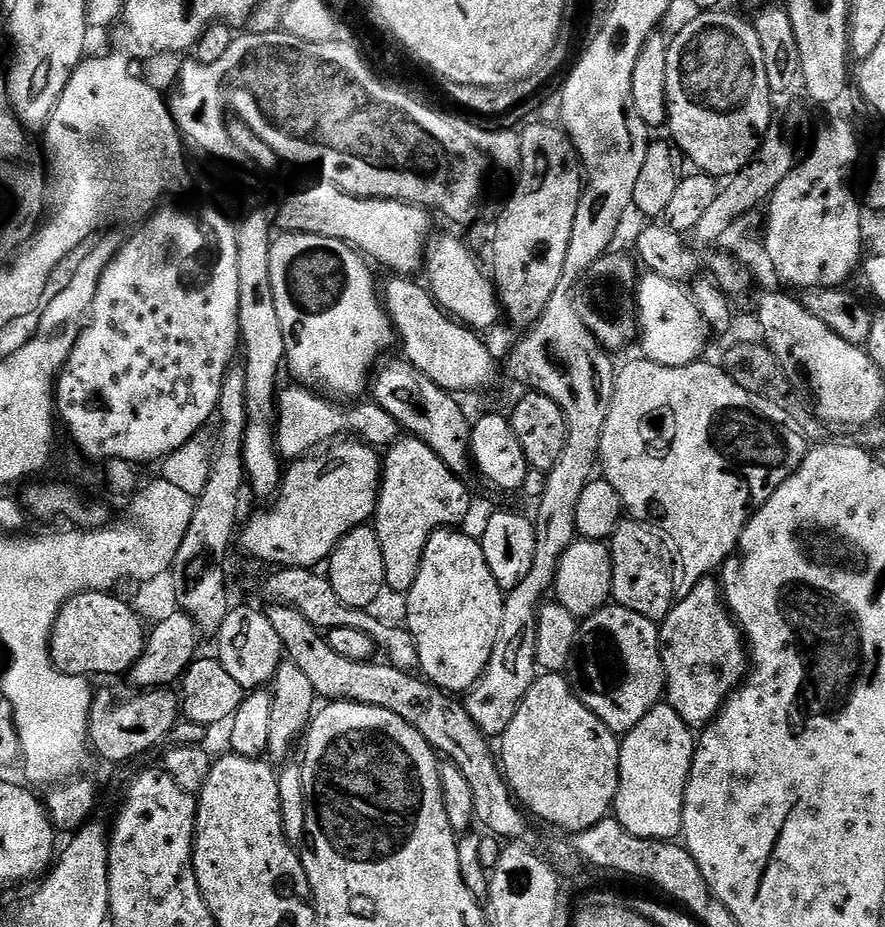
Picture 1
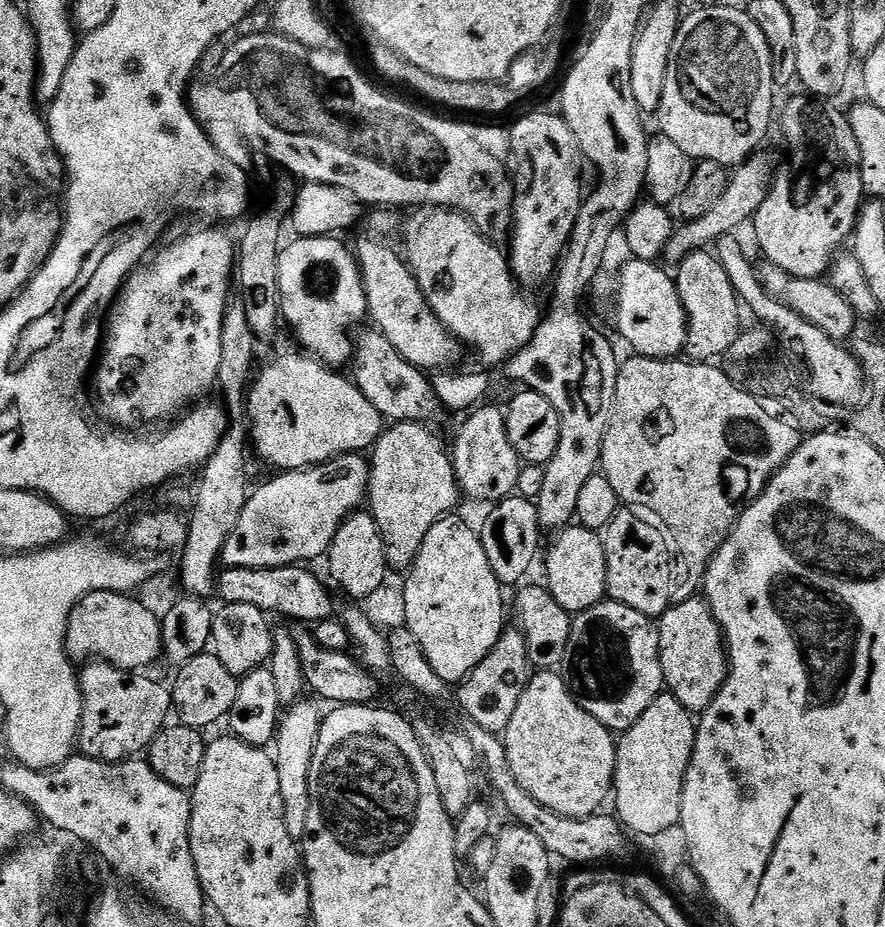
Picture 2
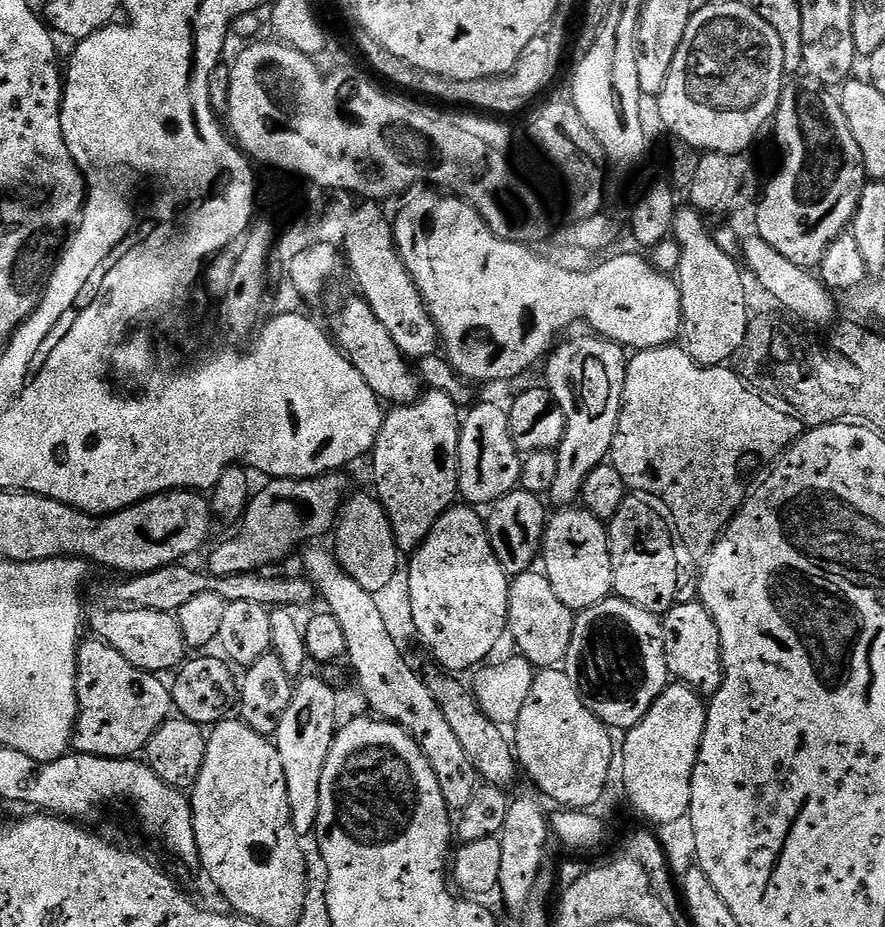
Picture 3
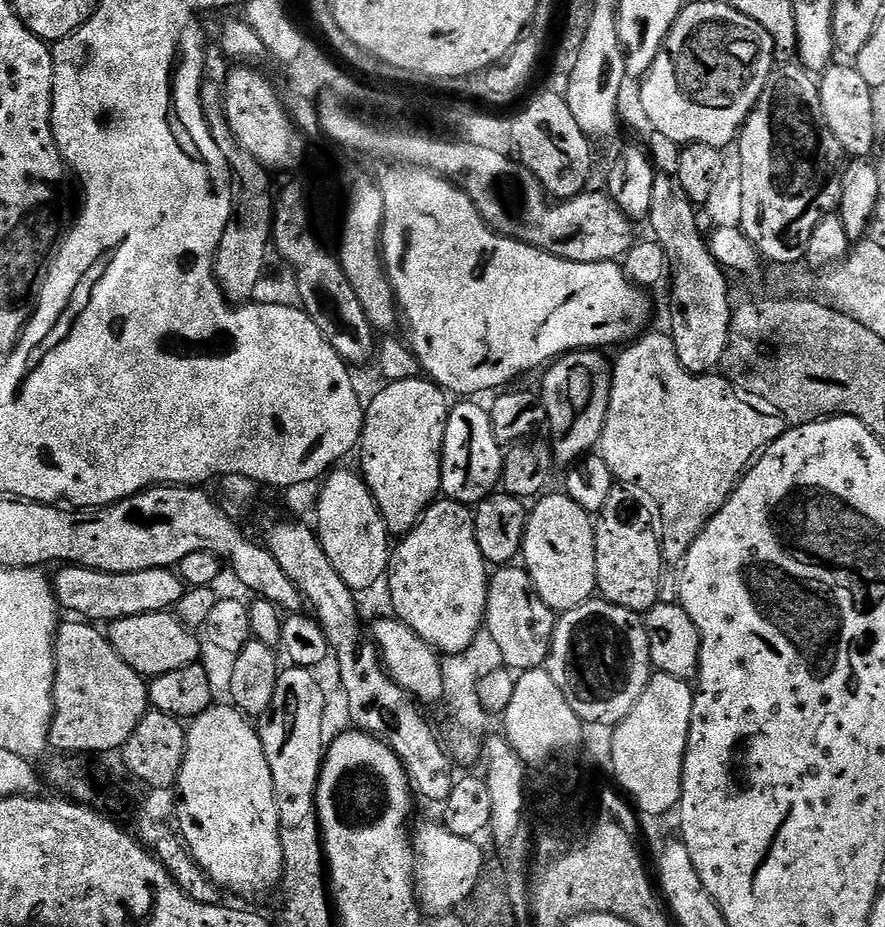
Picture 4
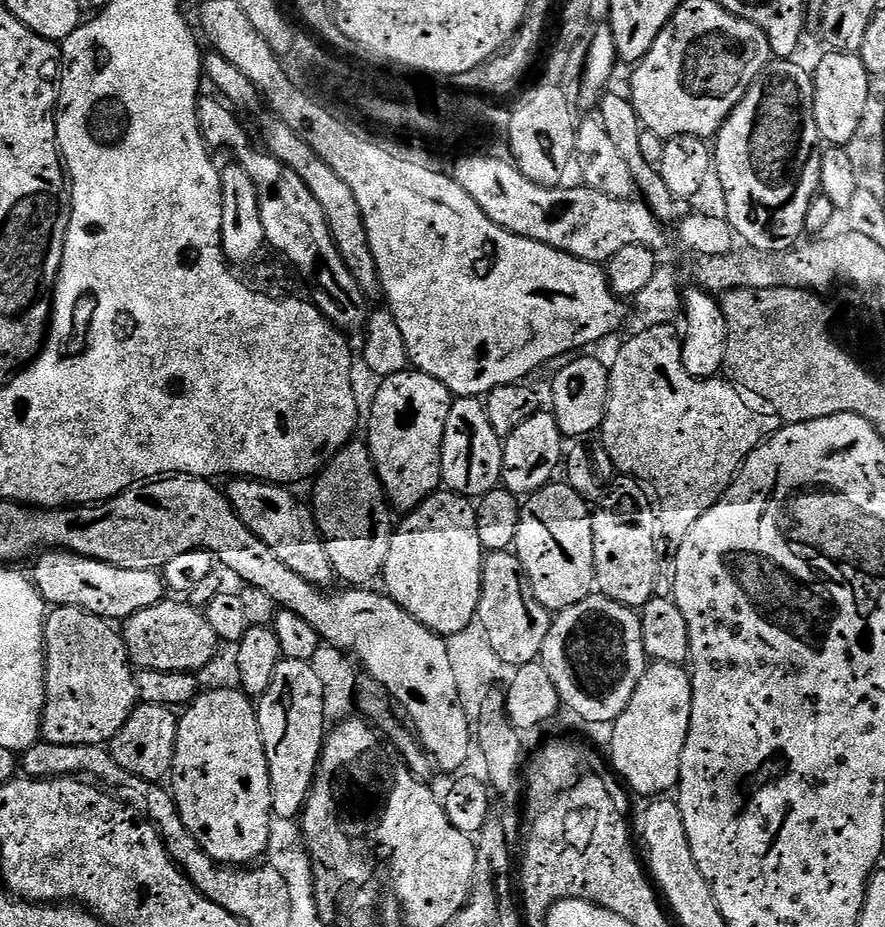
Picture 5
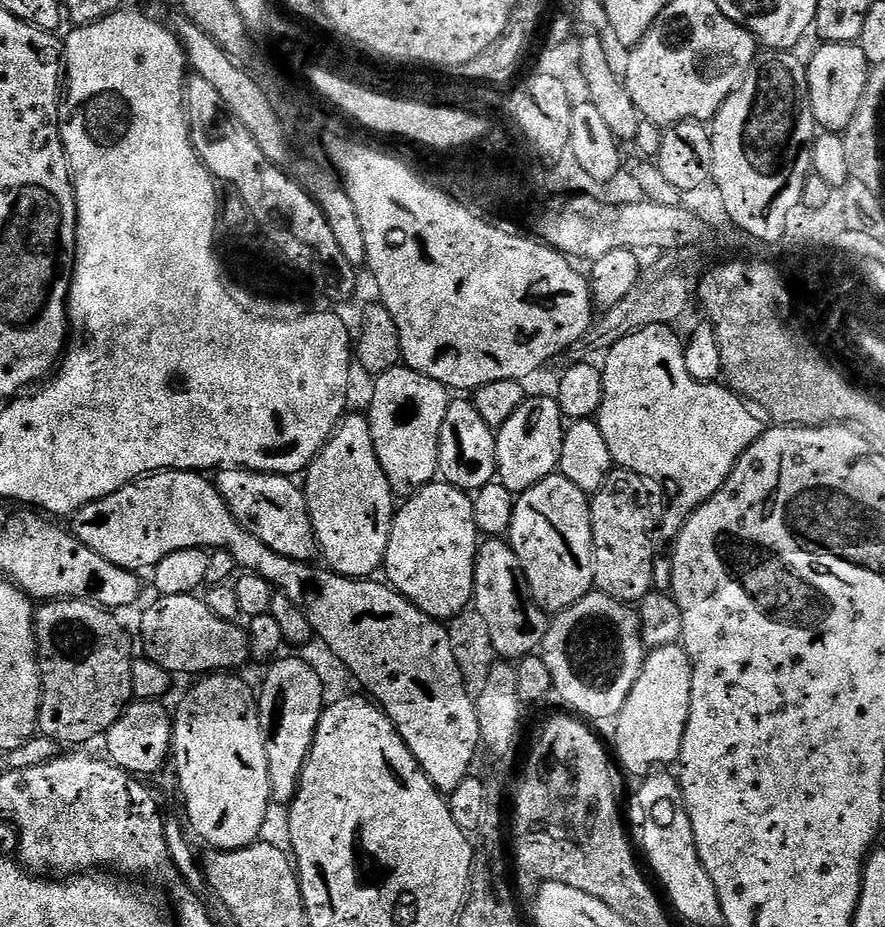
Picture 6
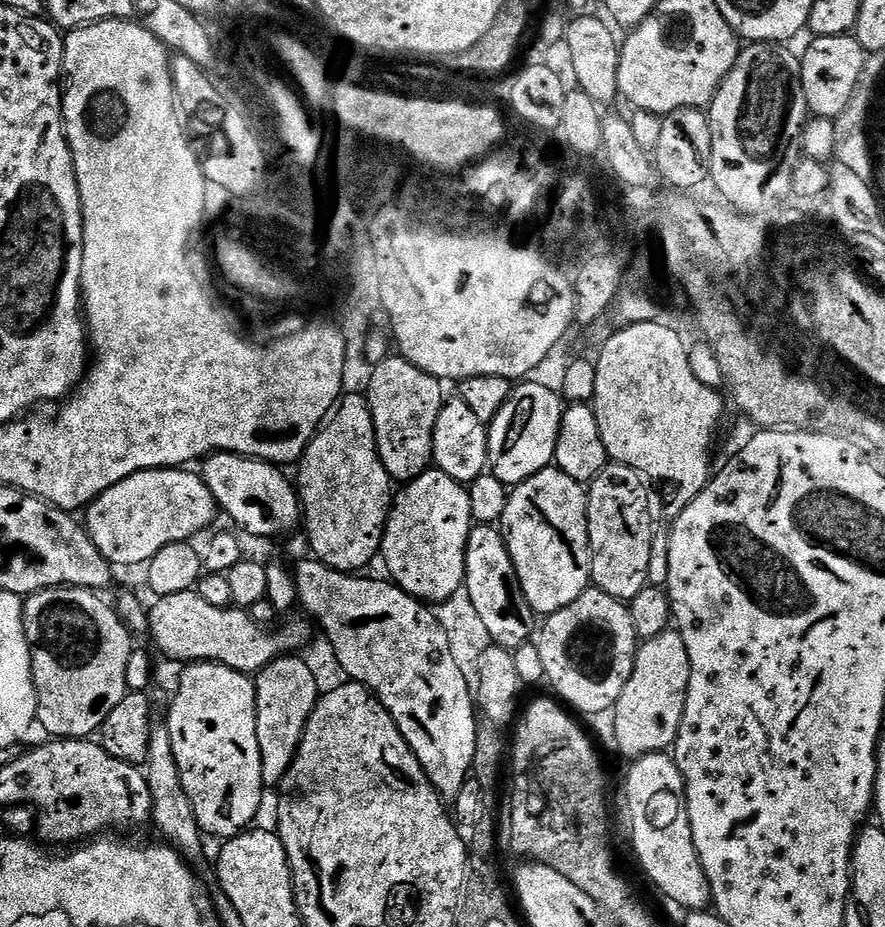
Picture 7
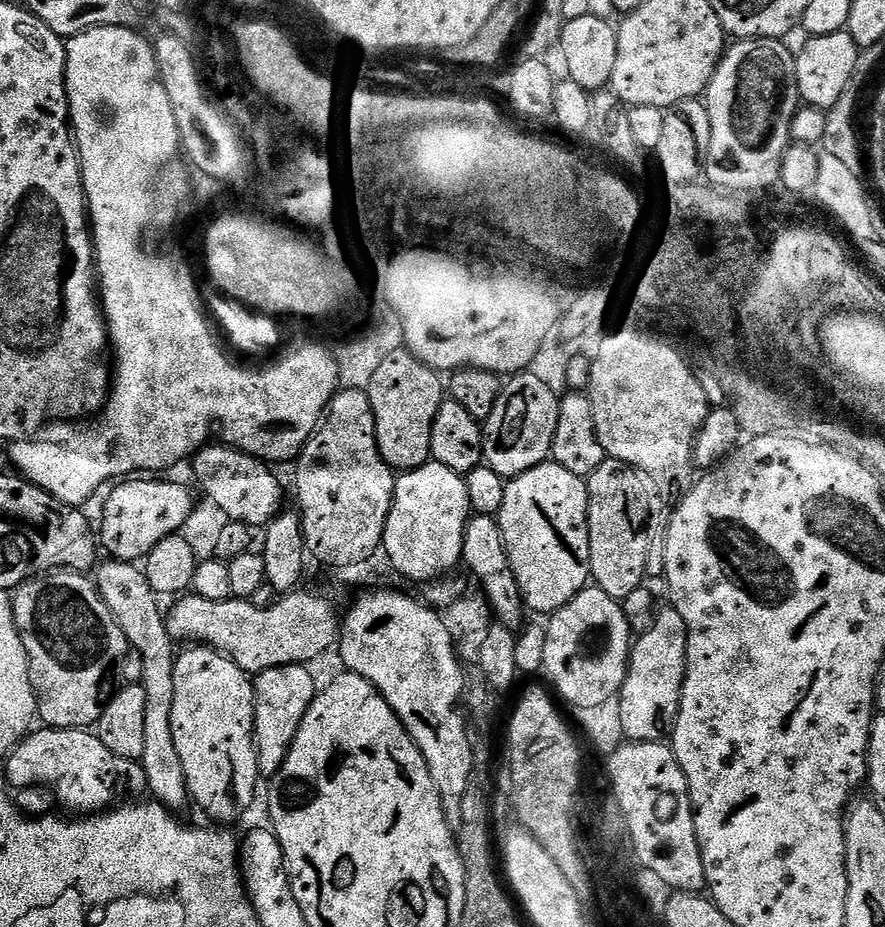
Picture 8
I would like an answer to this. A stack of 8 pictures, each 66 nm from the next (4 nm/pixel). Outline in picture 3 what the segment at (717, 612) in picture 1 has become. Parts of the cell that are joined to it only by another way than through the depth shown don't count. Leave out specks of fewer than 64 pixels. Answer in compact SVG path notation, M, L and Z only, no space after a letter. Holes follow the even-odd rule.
M698 602L677 603L663 613L664 644L662 640L662 659L668 675L673 681L687 684L693 690L711 689L721 675L719 636L712 625L704 607Z

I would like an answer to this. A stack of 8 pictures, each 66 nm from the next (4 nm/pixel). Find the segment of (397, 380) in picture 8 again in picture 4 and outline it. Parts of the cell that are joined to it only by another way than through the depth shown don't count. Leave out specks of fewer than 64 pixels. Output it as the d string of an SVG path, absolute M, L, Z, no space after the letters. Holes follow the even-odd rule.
M414 377L404 381L388 382L379 389L377 396L364 414L364 433L360 435L359 471L368 482L368 488L380 507L382 518L393 537L403 537L422 517L425 510L435 504L442 489L442 458L450 400L443 388L428 378Z

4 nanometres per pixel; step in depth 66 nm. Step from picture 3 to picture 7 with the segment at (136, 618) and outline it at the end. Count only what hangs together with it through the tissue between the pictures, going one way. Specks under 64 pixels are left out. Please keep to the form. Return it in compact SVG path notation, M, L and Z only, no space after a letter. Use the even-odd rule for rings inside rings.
M196 590L161 596L155 603L148 612L150 637L162 655L172 660L181 660L184 666L207 662L221 664L245 674L257 674L282 654L299 653L299 648L306 647L312 636L307 619L286 625L275 636L268 632L272 630L257 624L247 611L235 606L210 606L210 602L206 602L206 598L202 598Z

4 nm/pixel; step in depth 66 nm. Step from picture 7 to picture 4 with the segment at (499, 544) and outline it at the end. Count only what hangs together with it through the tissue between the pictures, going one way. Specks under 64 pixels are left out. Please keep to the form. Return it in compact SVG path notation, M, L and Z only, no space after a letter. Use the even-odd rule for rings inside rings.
M500 566L491 573L488 581L488 605L484 615L486 635L494 638L494 642L498 642L498 650L502 650L504 664L509 669L522 673L529 672L532 668L545 667L548 664L557 619L557 613L553 612L550 606L546 606L546 602L542 602L542 598L536 593L536 587L523 567Z

